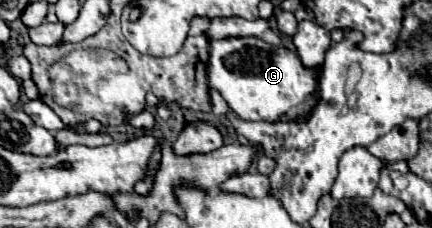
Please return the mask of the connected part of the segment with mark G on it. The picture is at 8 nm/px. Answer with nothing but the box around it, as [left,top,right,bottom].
[208,36,320,122]

